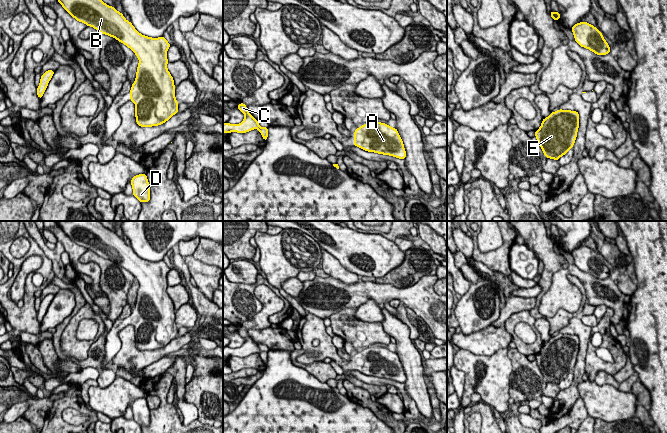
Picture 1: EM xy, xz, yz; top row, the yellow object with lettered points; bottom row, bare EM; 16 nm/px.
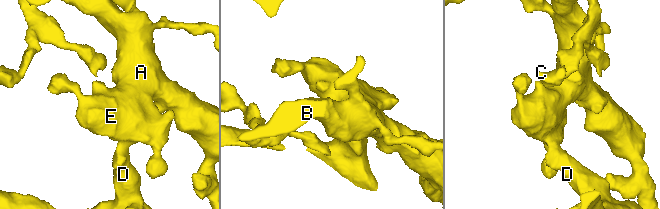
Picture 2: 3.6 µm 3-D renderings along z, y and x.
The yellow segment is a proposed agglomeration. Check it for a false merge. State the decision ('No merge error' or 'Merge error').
No merge error

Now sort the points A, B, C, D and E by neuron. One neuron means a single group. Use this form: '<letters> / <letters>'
A B C D E

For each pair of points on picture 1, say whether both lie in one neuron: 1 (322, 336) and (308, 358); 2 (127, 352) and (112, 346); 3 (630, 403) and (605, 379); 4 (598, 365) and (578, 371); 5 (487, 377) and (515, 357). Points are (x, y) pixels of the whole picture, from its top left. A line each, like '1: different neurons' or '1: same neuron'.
1: same neuron
2: different neurons
3: different neurons
4: different neurons
5: different neurons

